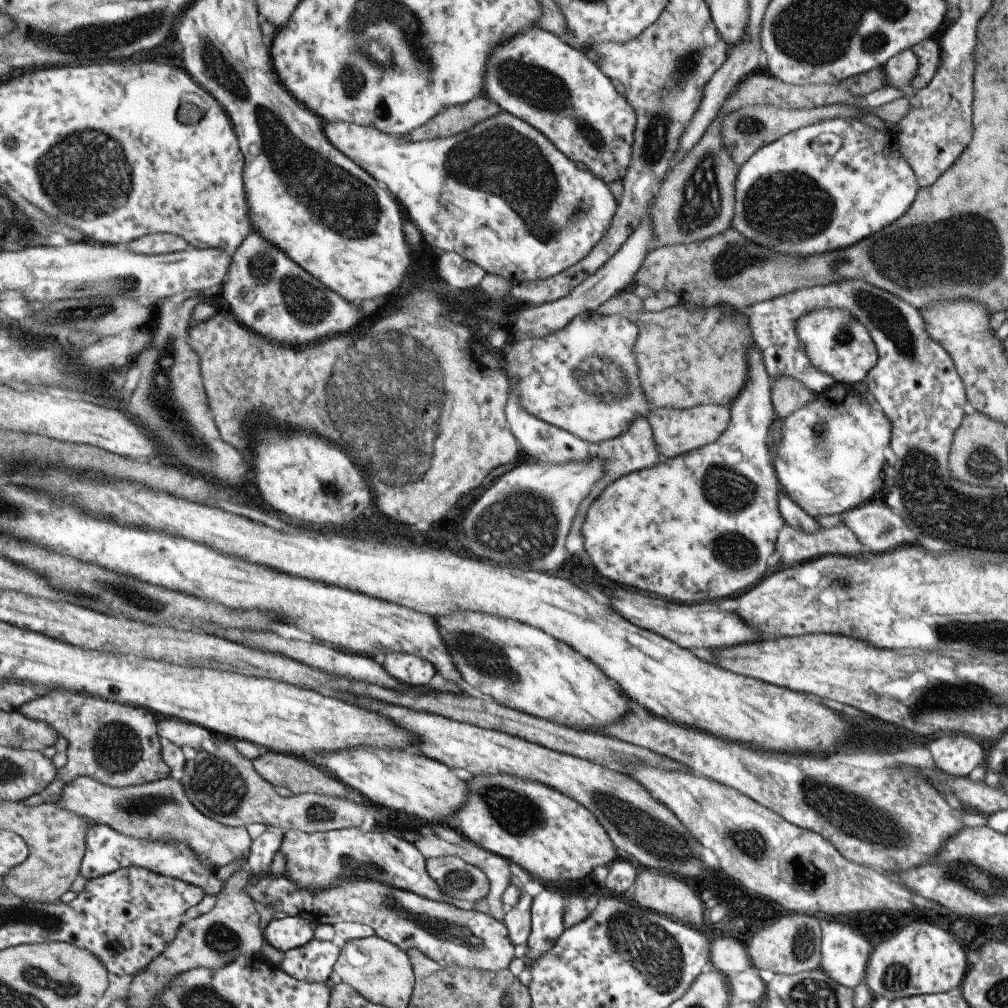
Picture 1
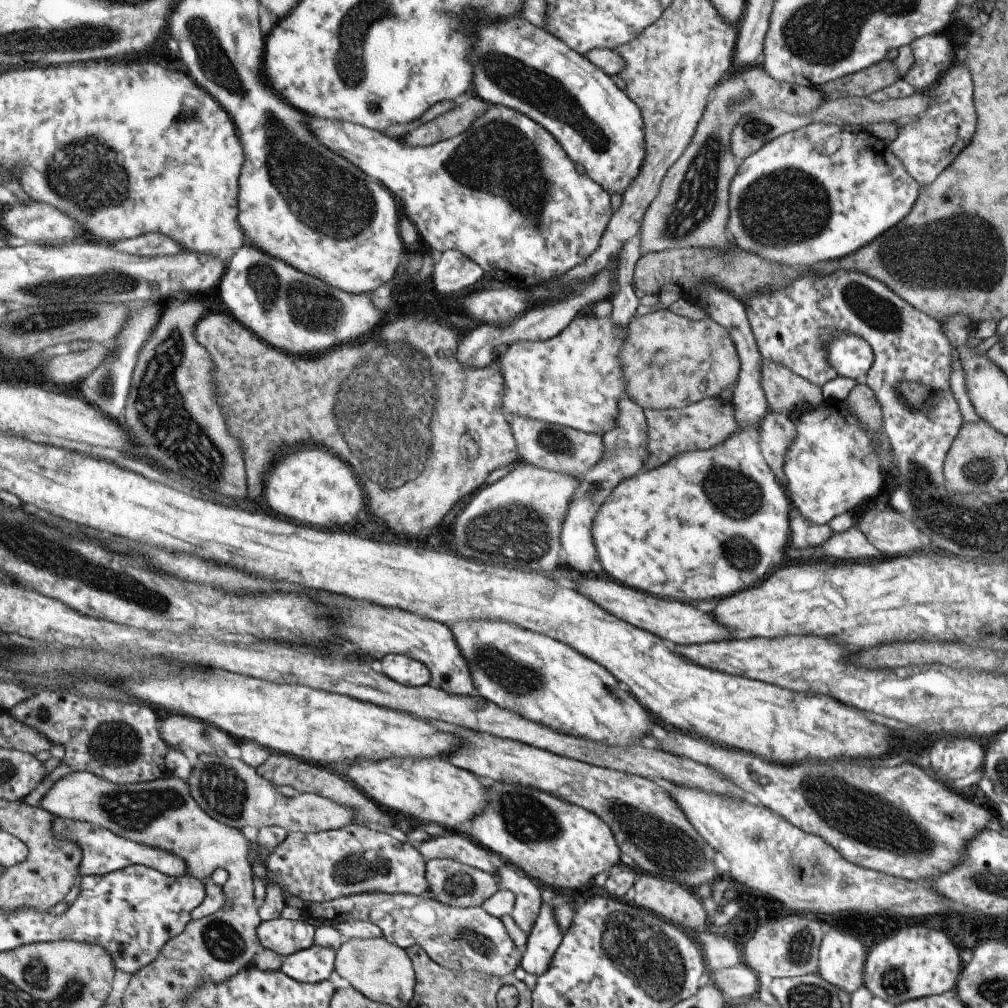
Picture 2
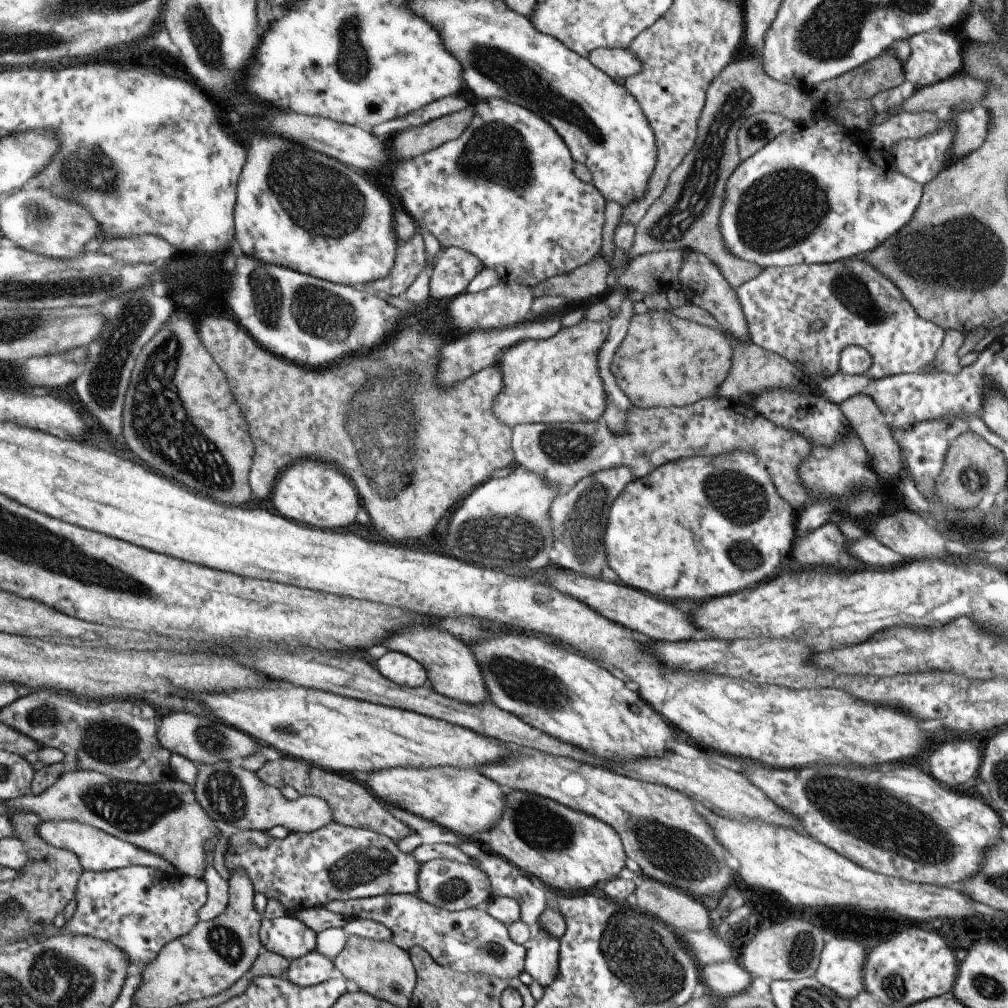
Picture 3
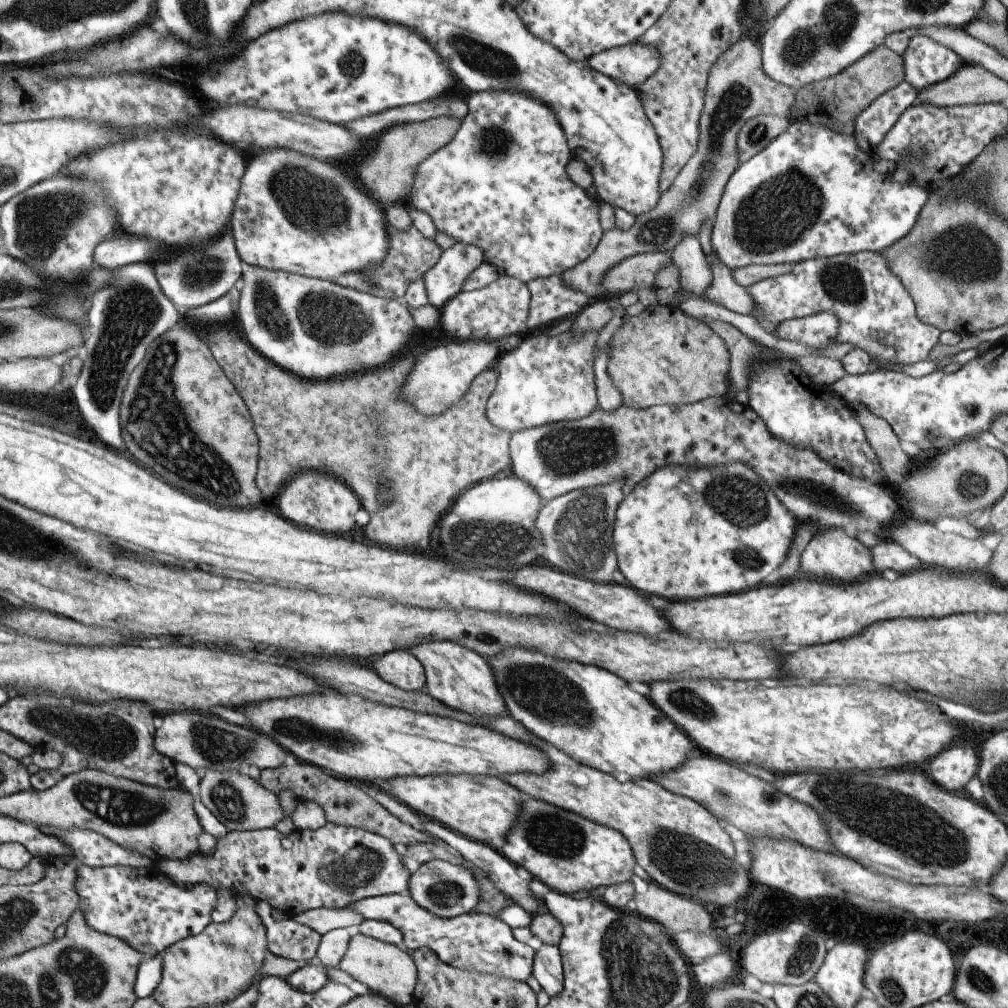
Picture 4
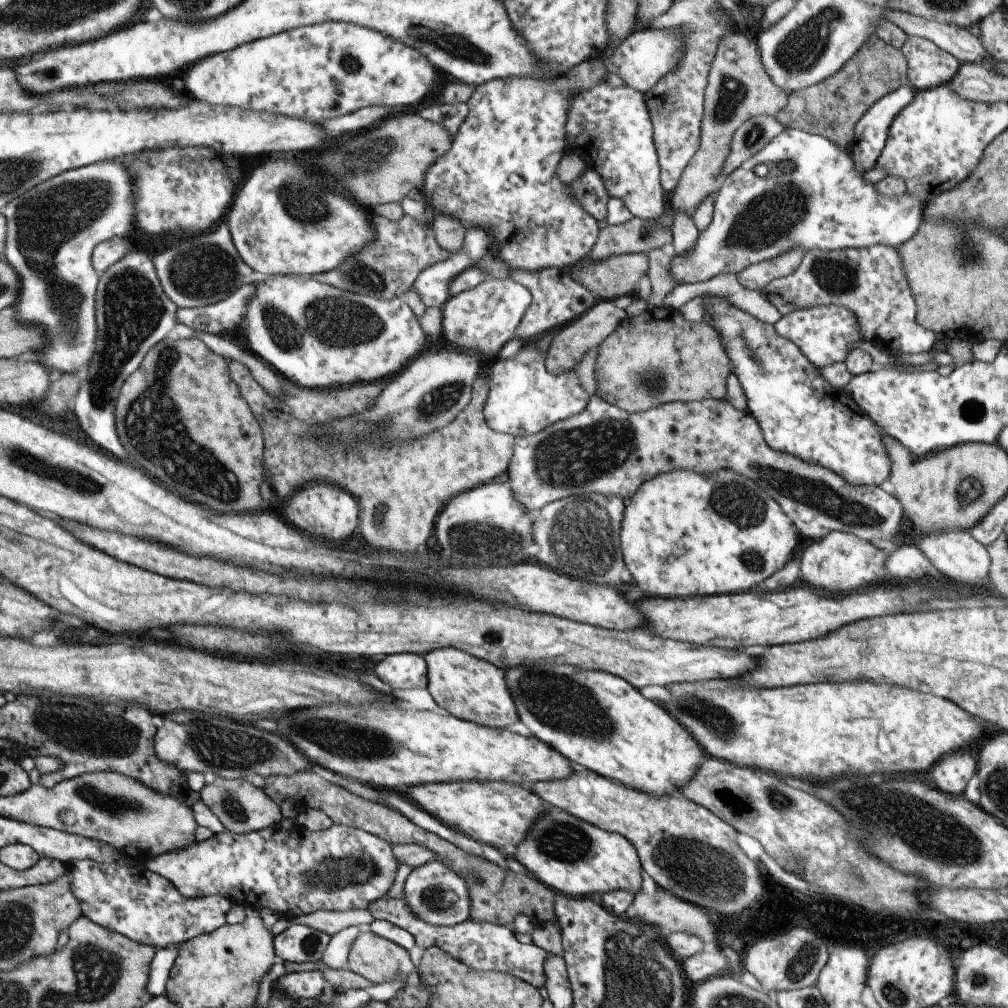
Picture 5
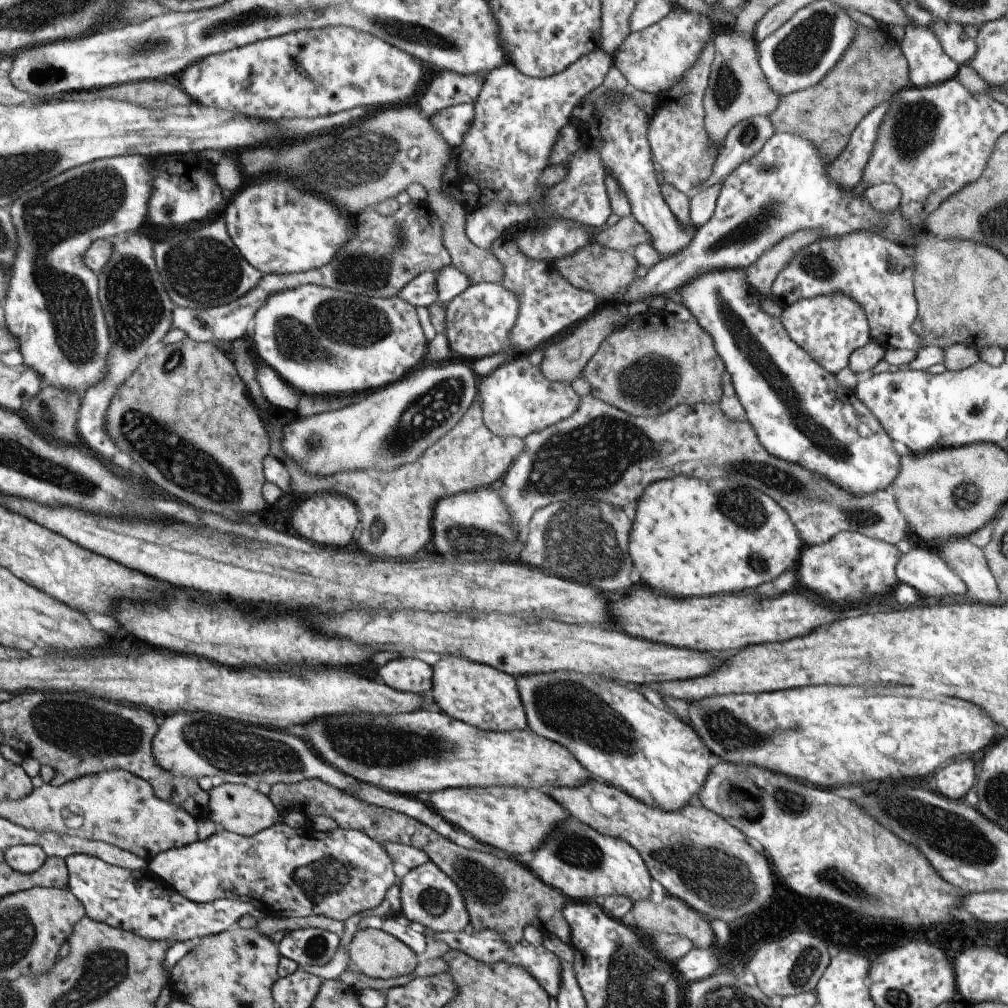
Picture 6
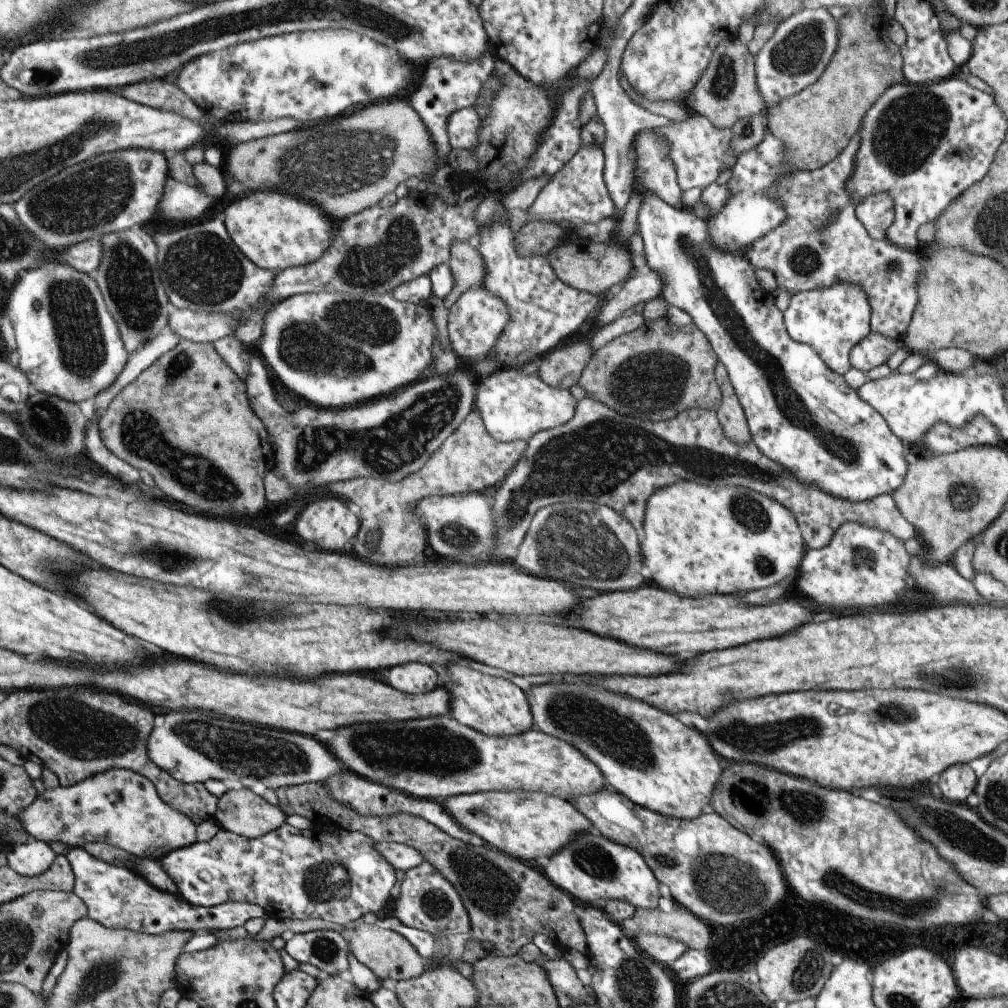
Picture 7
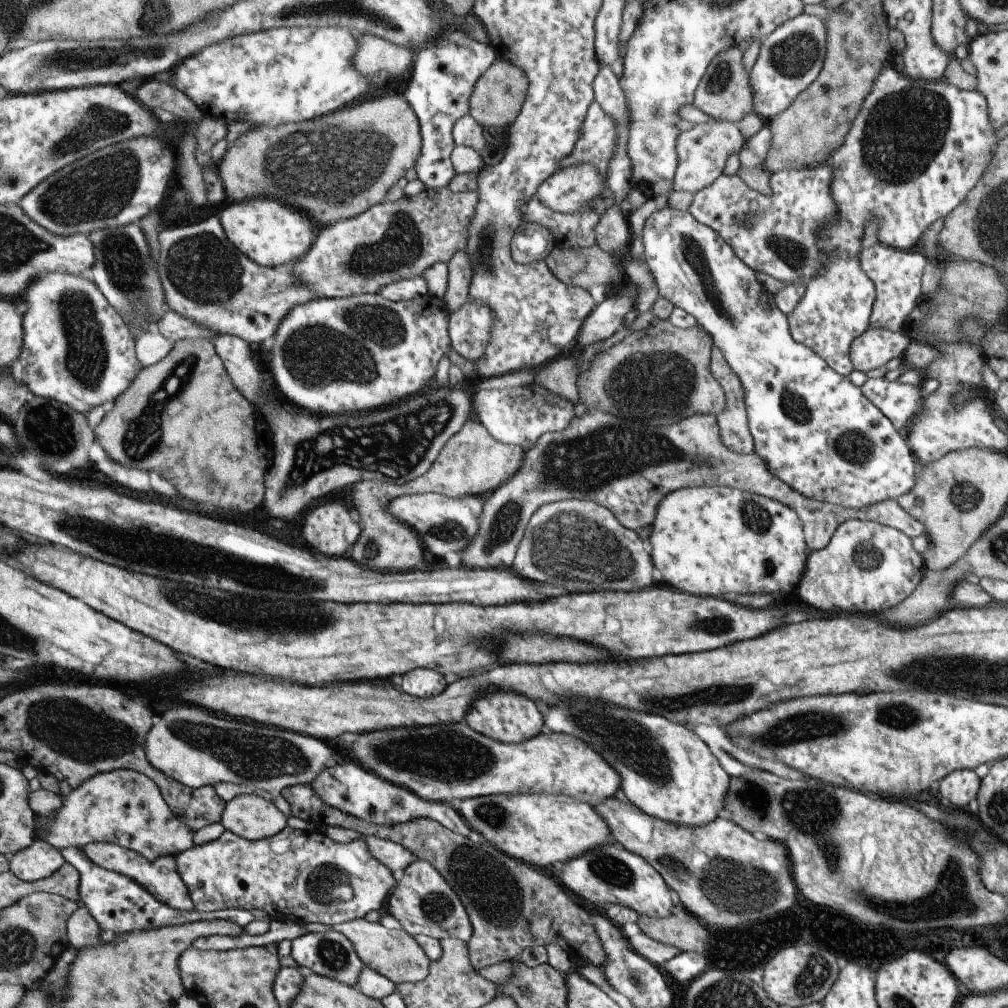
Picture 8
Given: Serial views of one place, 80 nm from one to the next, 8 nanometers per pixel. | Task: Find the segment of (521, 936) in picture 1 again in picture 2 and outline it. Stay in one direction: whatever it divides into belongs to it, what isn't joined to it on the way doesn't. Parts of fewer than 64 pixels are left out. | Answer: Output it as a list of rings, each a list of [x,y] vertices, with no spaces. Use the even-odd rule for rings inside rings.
[[[502,862],[497,866],[495,877],[499,886],[514,896],[514,905],[510,912],[515,924],[528,933],[536,921],[542,900],[537,886],[527,878],[525,873],[512,865]]]

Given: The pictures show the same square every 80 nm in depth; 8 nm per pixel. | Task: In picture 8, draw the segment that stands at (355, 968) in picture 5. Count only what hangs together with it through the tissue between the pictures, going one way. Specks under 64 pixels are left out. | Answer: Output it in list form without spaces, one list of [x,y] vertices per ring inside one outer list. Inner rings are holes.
[[[353,919],[332,926],[333,931],[343,933],[352,943],[356,955],[363,966],[384,976],[393,984],[414,983],[427,976],[431,961],[409,933],[403,930],[386,929],[379,921],[368,922],[365,919]]]

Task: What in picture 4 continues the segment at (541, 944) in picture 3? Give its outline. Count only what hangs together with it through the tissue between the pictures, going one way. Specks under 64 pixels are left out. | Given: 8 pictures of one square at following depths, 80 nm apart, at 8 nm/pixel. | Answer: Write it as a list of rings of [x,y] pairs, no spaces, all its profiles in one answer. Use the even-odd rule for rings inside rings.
[[[542,945],[534,952],[532,977],[547,996],[556,997],[561,994],[564,976],[558,947]]]

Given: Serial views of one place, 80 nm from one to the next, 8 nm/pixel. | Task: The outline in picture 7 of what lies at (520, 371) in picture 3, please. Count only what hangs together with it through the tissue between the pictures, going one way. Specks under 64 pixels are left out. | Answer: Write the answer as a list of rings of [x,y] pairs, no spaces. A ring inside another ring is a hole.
[[[498,367],[475,386],[474,409],[478,412],[485,430],[502,443],[528,442],[539,431],[552,429],[571,420],[576,401],[567,389],[549,388],[542,380],[533,376],[521,376],[515,370]]]

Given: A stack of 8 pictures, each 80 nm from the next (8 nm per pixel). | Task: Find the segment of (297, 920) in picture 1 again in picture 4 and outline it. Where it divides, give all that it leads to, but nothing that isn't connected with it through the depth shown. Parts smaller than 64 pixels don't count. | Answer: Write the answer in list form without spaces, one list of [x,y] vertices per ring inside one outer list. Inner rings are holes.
[[[265,900],[255,902],[259,919],[268,928],[269,948],[274,955],[309,964],[316,959],[322,941],[322,934],[310,926],[287,917],[277,922],[271,917],[271,908]]]

